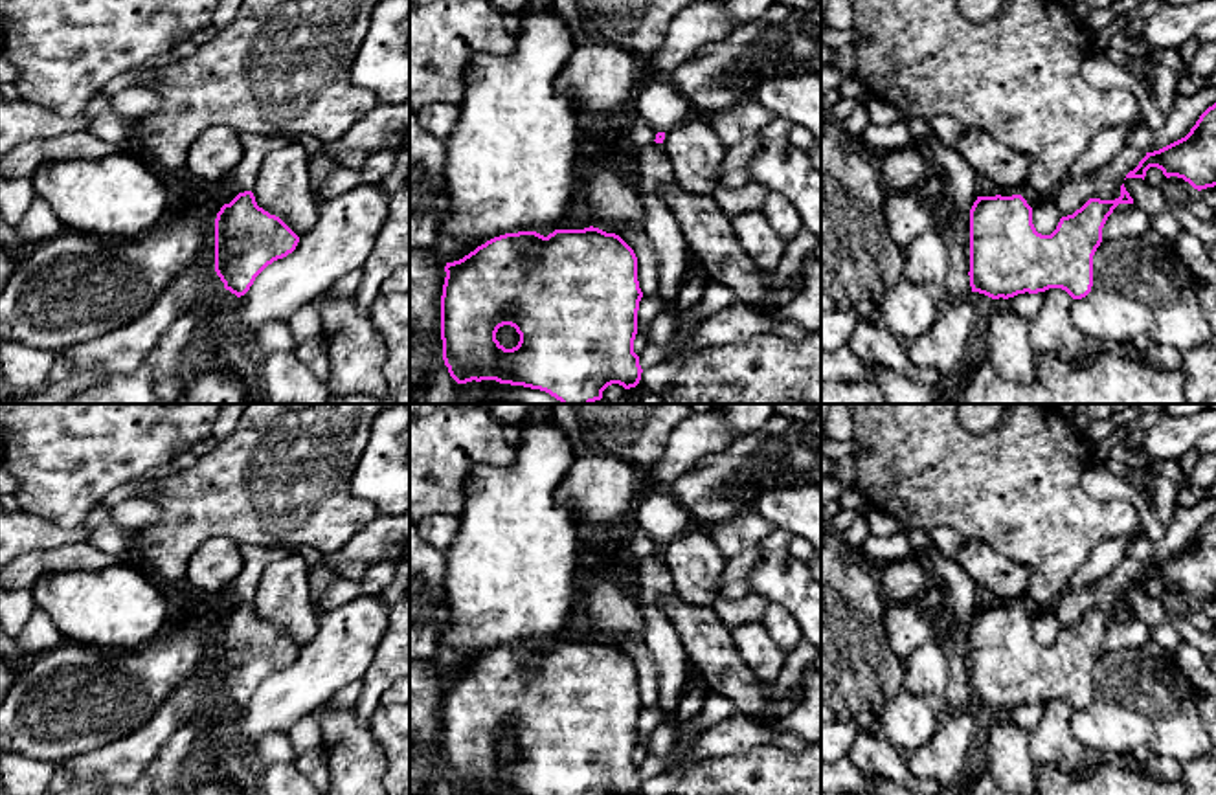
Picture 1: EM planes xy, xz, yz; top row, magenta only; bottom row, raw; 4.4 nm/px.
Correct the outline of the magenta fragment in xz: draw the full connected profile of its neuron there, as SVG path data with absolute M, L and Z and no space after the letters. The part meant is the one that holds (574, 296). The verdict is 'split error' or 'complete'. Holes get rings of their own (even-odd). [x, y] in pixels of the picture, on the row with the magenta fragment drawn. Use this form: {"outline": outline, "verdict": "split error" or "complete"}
{"outline": "M593 226L584 230L555 230L547 237L536 231L505 233L478 246L463 259L446 263L445 272L446 277L441 296L443 360L445 365L448 367L450 376L457 384L467 384L472 380L476 382L496 380L500 384L524 386L546 391L562 404L591 404L595 400L601 400L602 391L612 384L619 384L625 389L636 387L639 384L643 369L639 365L639 356L634 353L634 340L637 334L637 310L643 292L637 281L637 257L634 250L619 235L606 233ZM503 325L514 327L516 332L520 334L520 342L512 349L505 349L496 340L496 332Z", "verdict": "complete"}

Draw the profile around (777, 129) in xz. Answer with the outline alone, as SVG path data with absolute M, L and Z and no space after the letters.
M775 116L773 121L770 121L759 136L766 138L766 140L784 140L788 138L790 130L792 130L794 123L788 118L783 116Z

